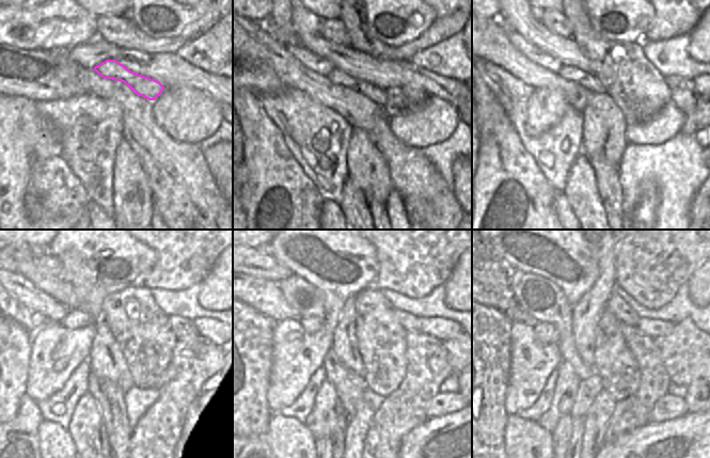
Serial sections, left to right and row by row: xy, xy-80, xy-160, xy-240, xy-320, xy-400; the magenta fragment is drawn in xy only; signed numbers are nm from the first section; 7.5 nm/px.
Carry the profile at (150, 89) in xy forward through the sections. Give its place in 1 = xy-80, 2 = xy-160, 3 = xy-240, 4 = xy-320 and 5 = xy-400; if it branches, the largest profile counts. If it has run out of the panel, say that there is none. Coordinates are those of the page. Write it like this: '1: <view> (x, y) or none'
1: xy-80 (378, 95)
2: xy-160 (589, 82)
3: xy-240 (75, 319)
4: xy-320 (311, 325)
5: xy-400 (546, 333)

